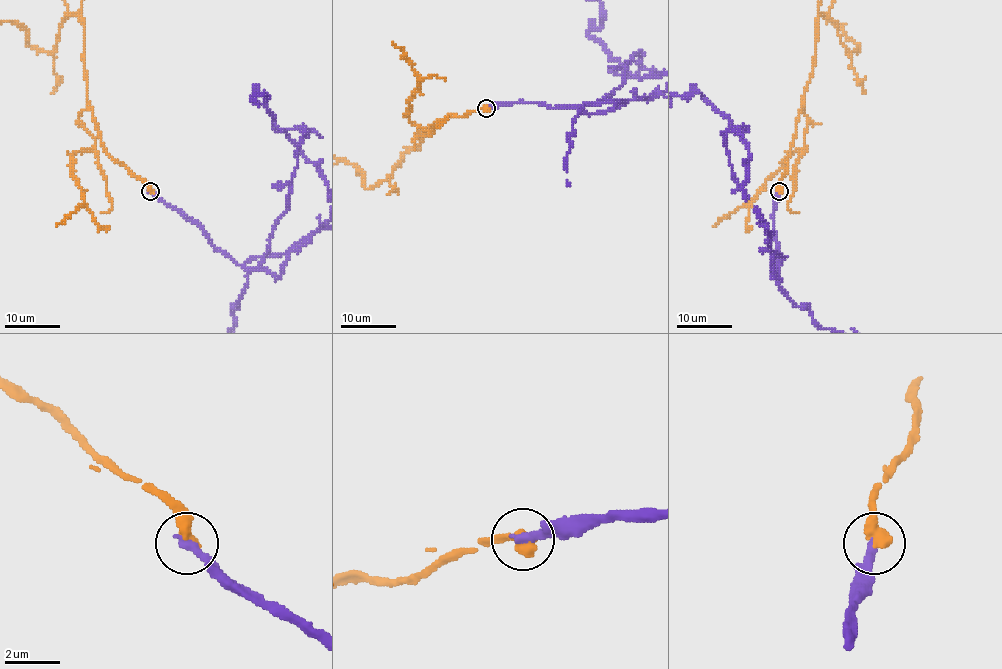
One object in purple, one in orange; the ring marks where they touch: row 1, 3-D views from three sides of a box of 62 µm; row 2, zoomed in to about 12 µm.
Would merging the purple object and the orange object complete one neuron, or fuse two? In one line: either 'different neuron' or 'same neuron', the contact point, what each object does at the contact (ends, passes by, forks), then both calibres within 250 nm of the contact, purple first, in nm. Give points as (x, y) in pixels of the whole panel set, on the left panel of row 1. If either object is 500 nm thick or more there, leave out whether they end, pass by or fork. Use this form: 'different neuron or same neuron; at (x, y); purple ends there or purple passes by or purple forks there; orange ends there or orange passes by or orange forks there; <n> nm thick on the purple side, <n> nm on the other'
different neuron; at (150, 191); 320 nm thick on the purple side, 550 nm on the other

